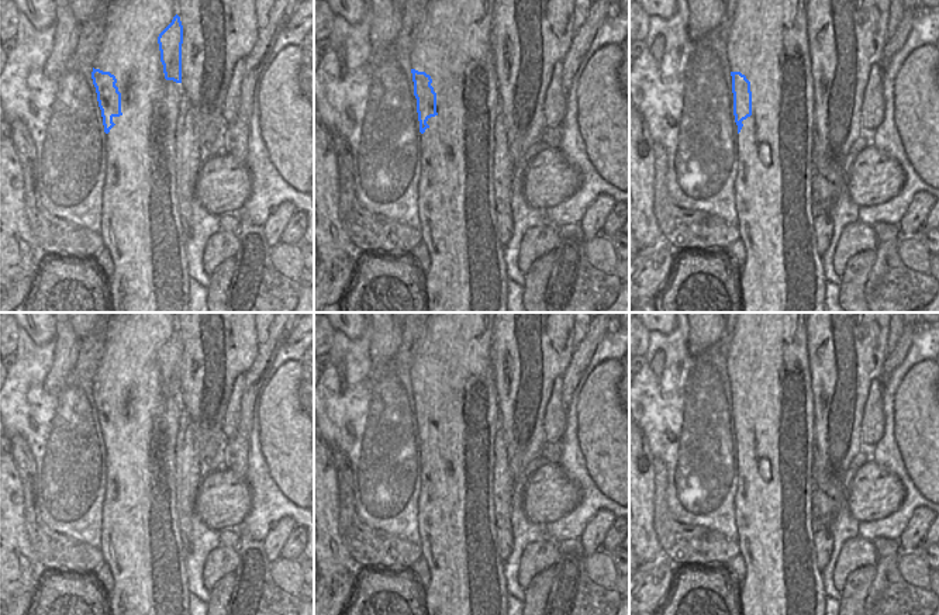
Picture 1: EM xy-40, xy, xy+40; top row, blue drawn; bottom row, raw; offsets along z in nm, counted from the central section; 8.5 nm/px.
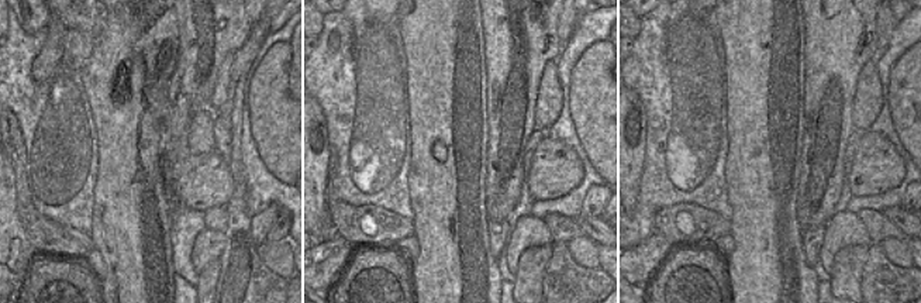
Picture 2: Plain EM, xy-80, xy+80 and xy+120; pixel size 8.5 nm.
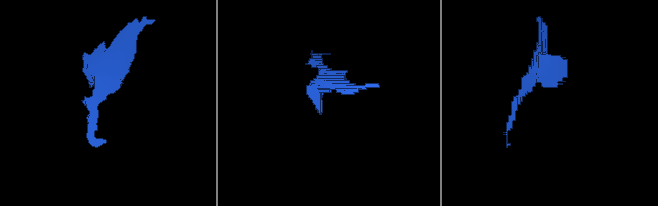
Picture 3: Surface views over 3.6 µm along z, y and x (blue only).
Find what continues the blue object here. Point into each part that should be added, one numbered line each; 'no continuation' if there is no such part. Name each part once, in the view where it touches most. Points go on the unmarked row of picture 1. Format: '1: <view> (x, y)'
no continuation

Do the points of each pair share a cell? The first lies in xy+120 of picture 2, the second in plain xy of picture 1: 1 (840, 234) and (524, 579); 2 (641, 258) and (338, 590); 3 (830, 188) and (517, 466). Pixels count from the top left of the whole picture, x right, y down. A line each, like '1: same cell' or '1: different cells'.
1: same cell
2: same cell
3: same cell

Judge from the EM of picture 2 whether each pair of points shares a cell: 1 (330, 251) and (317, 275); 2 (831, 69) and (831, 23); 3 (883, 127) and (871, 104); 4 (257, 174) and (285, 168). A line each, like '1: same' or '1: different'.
1: same
2: same
3: different
4: different

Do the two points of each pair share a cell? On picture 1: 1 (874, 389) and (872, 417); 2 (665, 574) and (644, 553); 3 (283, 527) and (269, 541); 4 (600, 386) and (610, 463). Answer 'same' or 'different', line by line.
1: same
2: different
3: same
4: same

